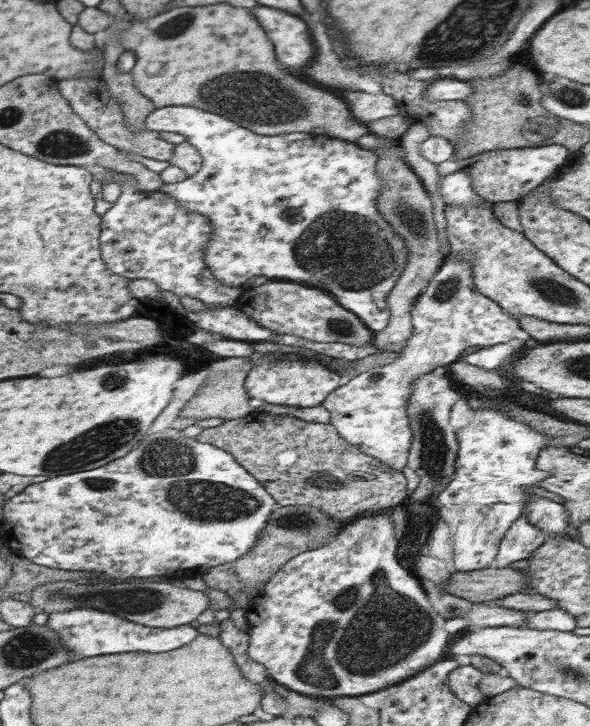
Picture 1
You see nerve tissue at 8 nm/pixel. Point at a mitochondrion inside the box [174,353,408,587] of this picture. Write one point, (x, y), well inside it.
(297, 521)

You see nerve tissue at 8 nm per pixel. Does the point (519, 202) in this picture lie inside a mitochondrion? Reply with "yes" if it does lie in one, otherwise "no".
no

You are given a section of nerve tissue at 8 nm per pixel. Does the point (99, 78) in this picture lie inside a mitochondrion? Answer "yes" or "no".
no

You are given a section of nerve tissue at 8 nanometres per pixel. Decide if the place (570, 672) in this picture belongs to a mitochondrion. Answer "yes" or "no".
yes

